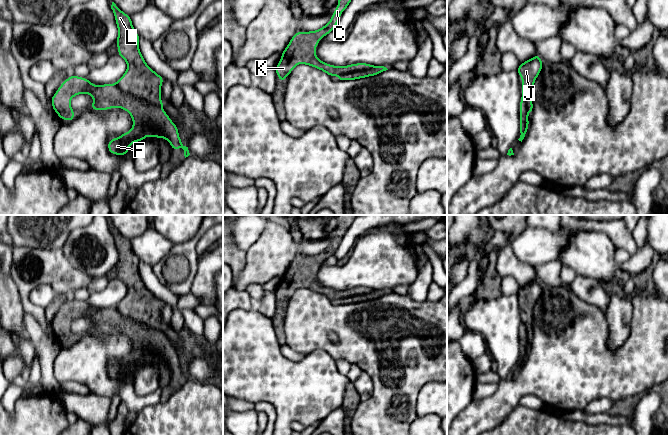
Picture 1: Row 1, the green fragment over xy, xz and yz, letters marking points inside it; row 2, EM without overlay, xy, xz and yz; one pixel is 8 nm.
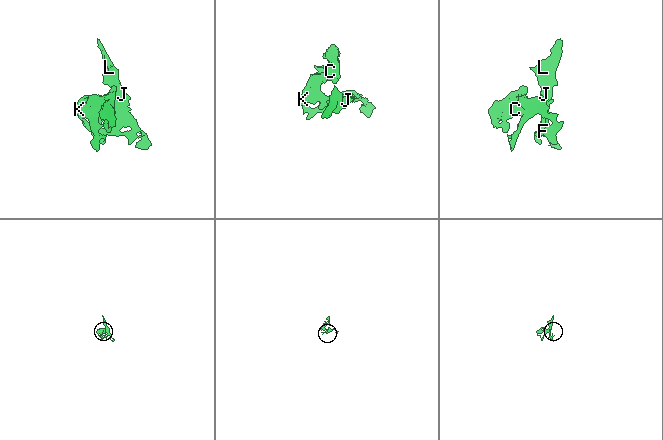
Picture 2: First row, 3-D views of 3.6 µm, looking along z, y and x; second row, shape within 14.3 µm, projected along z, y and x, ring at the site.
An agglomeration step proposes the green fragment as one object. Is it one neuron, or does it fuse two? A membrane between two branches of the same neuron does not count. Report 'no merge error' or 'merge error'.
merge error

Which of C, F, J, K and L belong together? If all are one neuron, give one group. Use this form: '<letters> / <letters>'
C F K / J L

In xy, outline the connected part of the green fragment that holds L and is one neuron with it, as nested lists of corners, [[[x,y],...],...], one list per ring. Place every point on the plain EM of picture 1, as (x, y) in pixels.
[[[112,226],[111,233],[115,239],[118,251],[118,279],[127,286],[127,294],[115,307],[124,317],[133,319],[146,327],[162,330],[164,326],[159,322],[161,309],[164,305],[160,299],[153,295],[144,285],[139,274],[140,260],[134,254],[131,241],[122,236]]]

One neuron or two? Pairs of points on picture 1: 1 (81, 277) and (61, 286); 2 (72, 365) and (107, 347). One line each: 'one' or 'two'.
1: one
2: one

